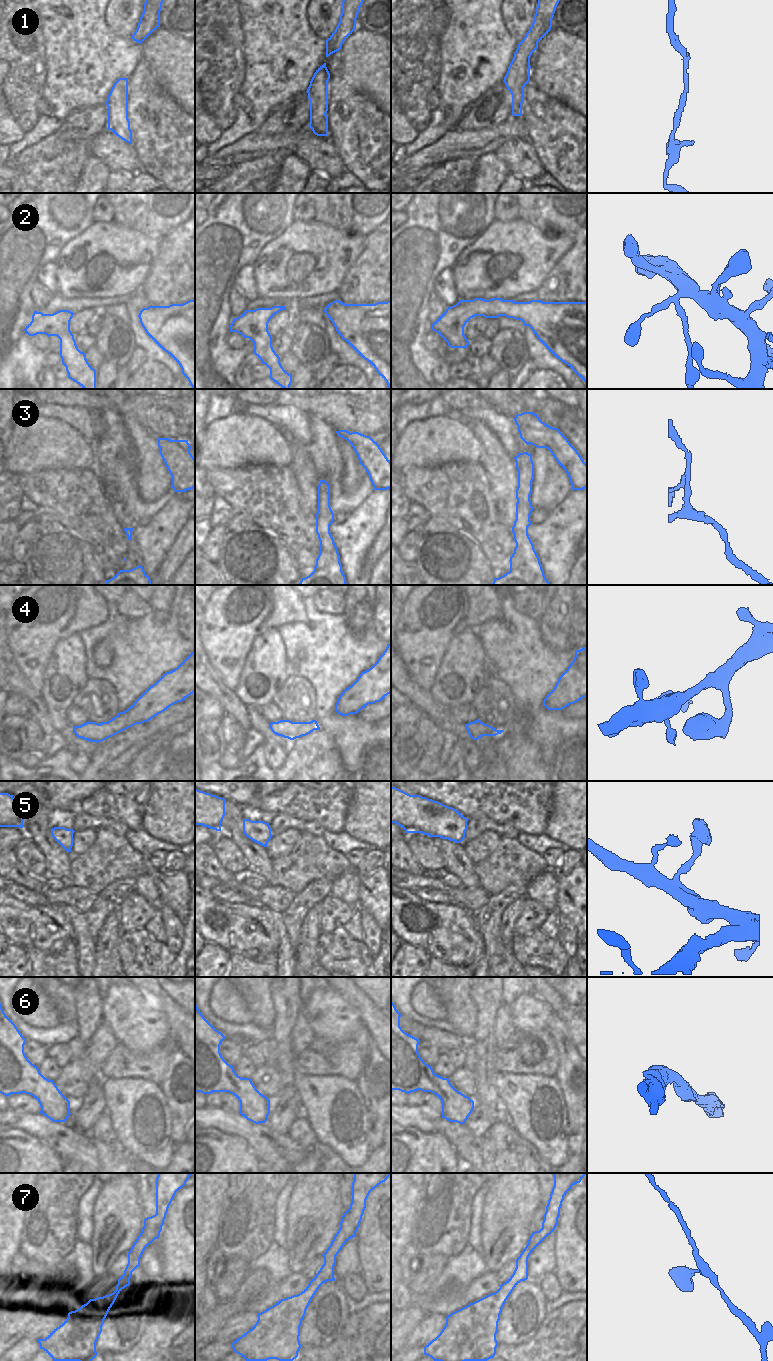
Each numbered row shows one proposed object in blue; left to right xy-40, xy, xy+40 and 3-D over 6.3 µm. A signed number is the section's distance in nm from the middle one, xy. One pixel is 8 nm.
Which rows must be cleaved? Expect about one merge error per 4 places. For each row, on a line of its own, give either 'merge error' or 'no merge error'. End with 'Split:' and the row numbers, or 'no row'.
1: no merge error
2: no merge error
3: merge error
4: no merge error
5: no merge error
6: no merge error
7: no merge error
Split: 3

